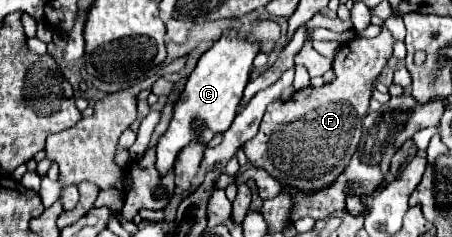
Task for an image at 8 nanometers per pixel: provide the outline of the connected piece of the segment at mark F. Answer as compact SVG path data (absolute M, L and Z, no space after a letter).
M385 27L373 39L353 39L333 59L335 81L321 87L305 87L295 91L289 101L279 99L271 103L257 137L243 145L249 163L297 189L313 191L331 185L357 149L361 121L369 111L371 89L391 59L393 45L395 39Z

